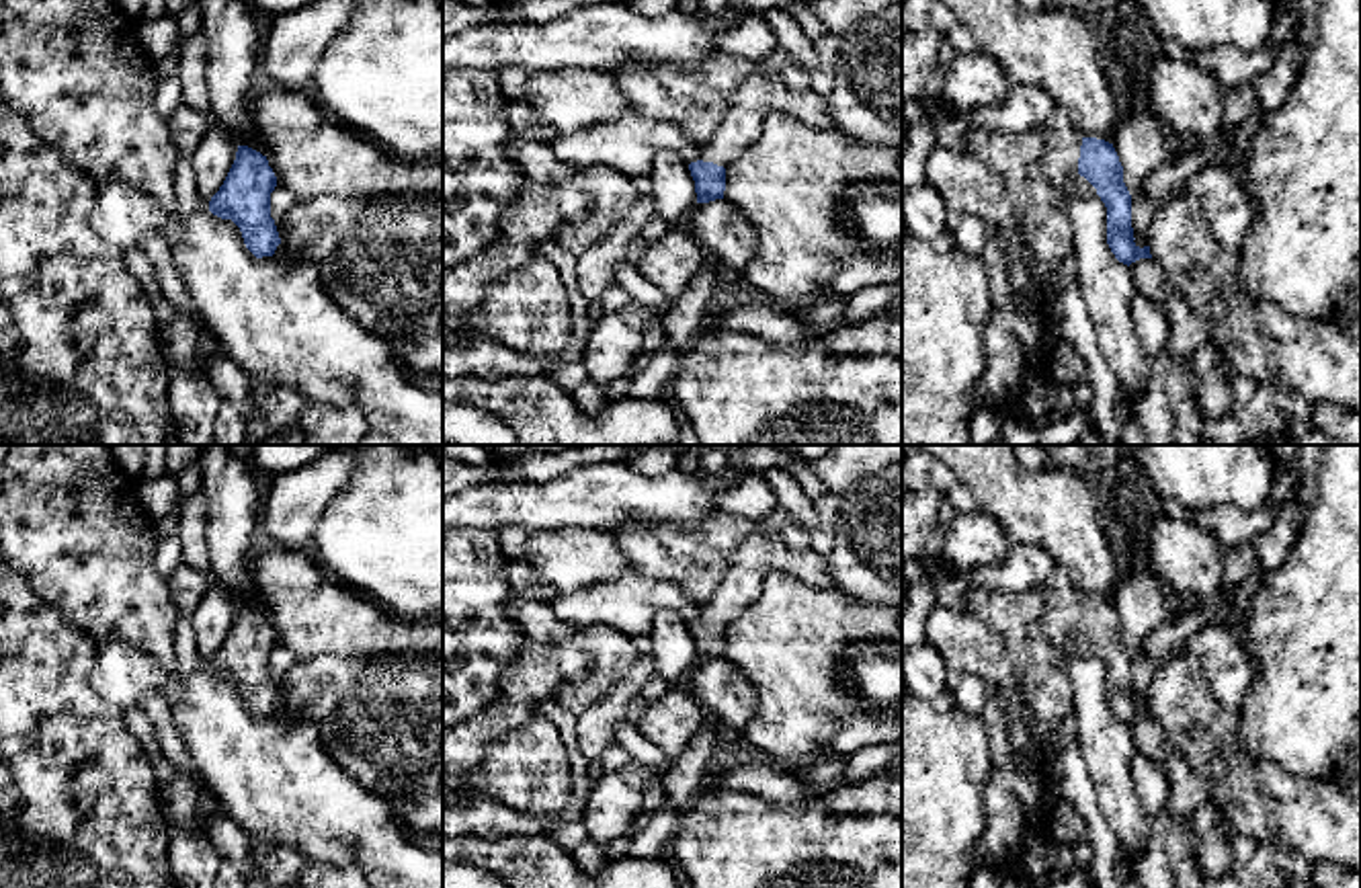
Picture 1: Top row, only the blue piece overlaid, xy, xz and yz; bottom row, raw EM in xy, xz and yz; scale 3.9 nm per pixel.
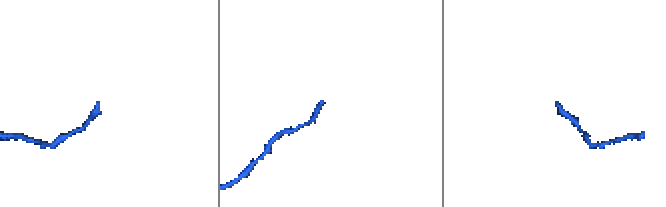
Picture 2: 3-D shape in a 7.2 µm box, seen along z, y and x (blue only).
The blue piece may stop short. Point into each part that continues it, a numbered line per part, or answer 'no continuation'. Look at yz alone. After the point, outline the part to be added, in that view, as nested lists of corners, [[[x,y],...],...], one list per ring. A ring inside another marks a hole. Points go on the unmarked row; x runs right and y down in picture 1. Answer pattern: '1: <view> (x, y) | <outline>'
1: yz (1062, 608) | [[[1054,568],[1043,582],[1045,589],[1045,611],[1041,615],[1041,630],[1060,650],[1066,660],[1066,640],[1076,640],[1076,652],[1099,656],[1097,648],[1078,634],[1078,617],[1082,595],[1074,589],[1070,574],[1064,568]]]

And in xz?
1: xz (759, 554) | [[[756,529],[732,554],[711,597],[699,605],[699,619],[726,628],[760,595],[760,584],[773,570],[787,572],[816,589],[834,589],[824,554],[789,548],[781,533],[769,535]]]

